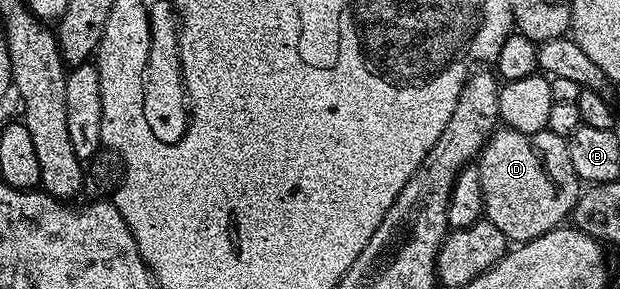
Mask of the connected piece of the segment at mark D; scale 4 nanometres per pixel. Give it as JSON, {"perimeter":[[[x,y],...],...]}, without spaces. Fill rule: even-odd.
{"perimeter":[[[499,126],[483,145],[476,166],[484,197],[485,222],[496,225],[506,240],[518,245],[563,226],[580,194],[580,180],[572,169],[570,144],[548,130],[520,133]]]}

